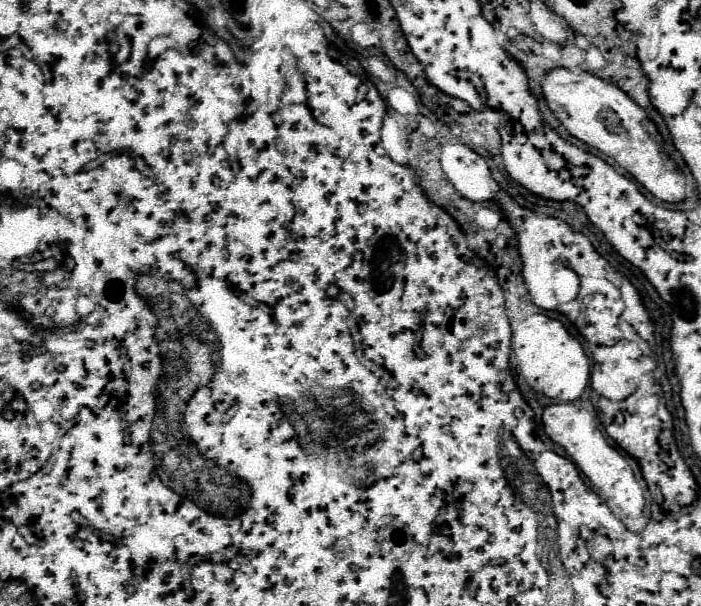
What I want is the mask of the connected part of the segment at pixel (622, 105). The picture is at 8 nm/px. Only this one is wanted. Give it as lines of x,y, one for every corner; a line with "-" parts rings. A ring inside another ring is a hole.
555,67
541,79
541,93
555,119
569,131
571,137
595,147
615,159
621,169
633,175
659,201
679,201
685,195
685,177
677,171
665,171
661,147
655,141
655,129
645,117
645,111
635,105
617,85
595,77
591,71
571,71

